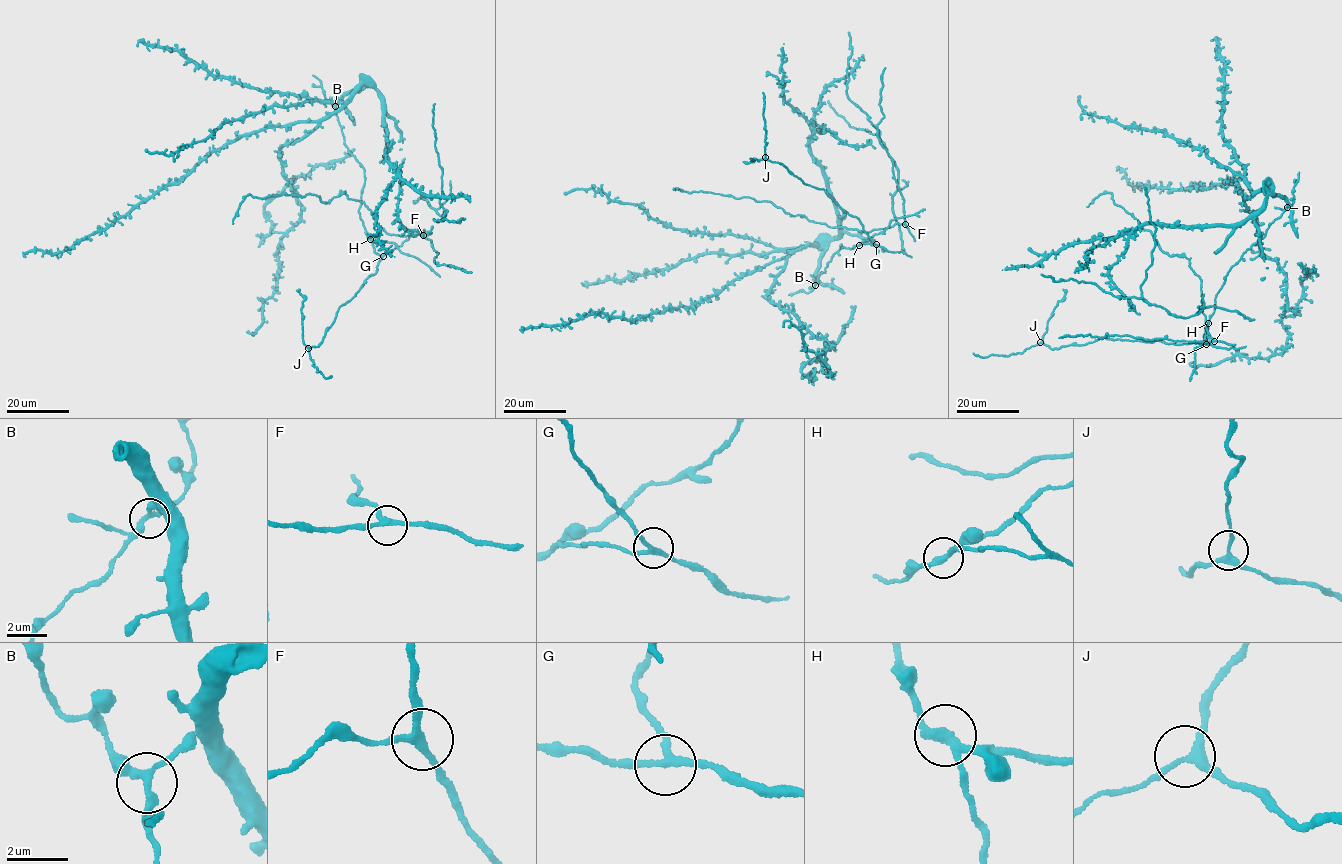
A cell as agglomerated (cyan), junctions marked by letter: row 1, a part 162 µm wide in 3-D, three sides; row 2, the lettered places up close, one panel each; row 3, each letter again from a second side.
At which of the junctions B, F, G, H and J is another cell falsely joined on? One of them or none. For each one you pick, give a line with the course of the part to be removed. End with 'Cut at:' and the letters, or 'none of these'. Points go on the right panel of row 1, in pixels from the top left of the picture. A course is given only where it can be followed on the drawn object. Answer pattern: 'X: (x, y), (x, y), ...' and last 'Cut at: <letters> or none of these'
H: (1208, 323), (1206, 335), (1195, 349), (1189, 380)
Cut at: H

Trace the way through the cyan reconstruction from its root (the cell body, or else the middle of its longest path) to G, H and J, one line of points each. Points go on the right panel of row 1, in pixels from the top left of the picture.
G: (1284, 199), (1286, 210), (1269, 225), (1264, 237), (1243, 253), (1216, 294), (1214, 311), (1203, 336), (1206, 344)
H: (1284, 199), (1286, 210), (1228, 272), (1216, 294), (1214, 311), (1208, 323)
J: (1284, 199), (1286, 210), (1228, 272), (1206, 326), (1206, 344), (1103, 336), (1053, 349), (1040, 342)

